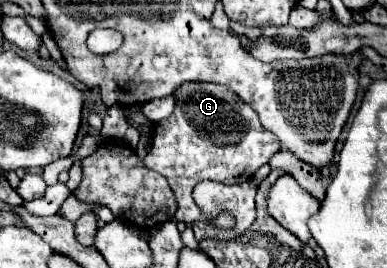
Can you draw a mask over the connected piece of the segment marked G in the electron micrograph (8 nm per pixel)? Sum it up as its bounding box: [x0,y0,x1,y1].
[143,83,281,225]

